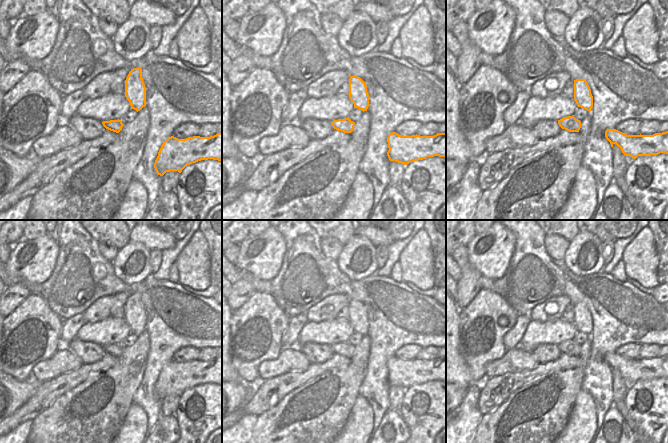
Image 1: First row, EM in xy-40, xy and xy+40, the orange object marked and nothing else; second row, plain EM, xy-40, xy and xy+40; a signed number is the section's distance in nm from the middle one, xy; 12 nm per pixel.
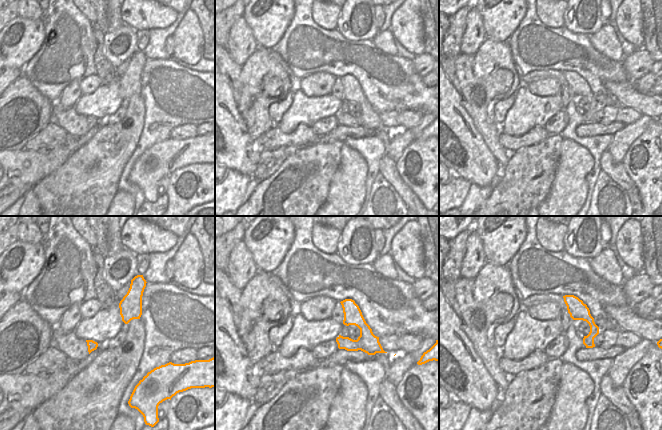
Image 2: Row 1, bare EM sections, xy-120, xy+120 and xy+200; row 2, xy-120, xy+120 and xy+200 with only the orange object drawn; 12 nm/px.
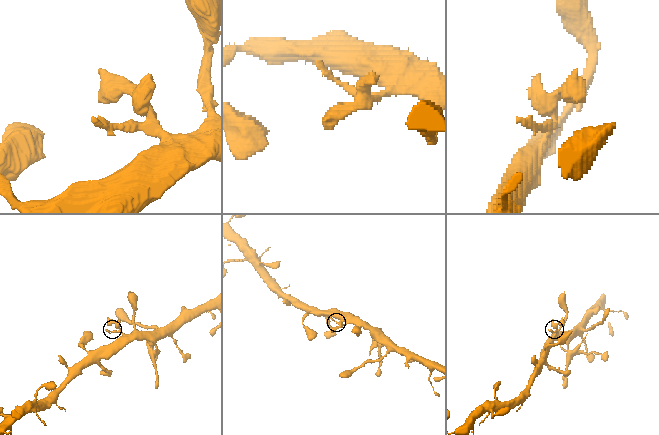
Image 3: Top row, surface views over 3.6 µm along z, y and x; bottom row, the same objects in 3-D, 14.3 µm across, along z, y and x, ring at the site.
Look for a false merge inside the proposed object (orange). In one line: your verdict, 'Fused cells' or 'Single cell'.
Fused cells.

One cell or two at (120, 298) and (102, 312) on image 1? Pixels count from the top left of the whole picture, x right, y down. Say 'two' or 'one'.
one

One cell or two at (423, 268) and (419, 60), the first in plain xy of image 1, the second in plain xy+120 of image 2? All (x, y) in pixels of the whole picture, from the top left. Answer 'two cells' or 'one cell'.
two cells

